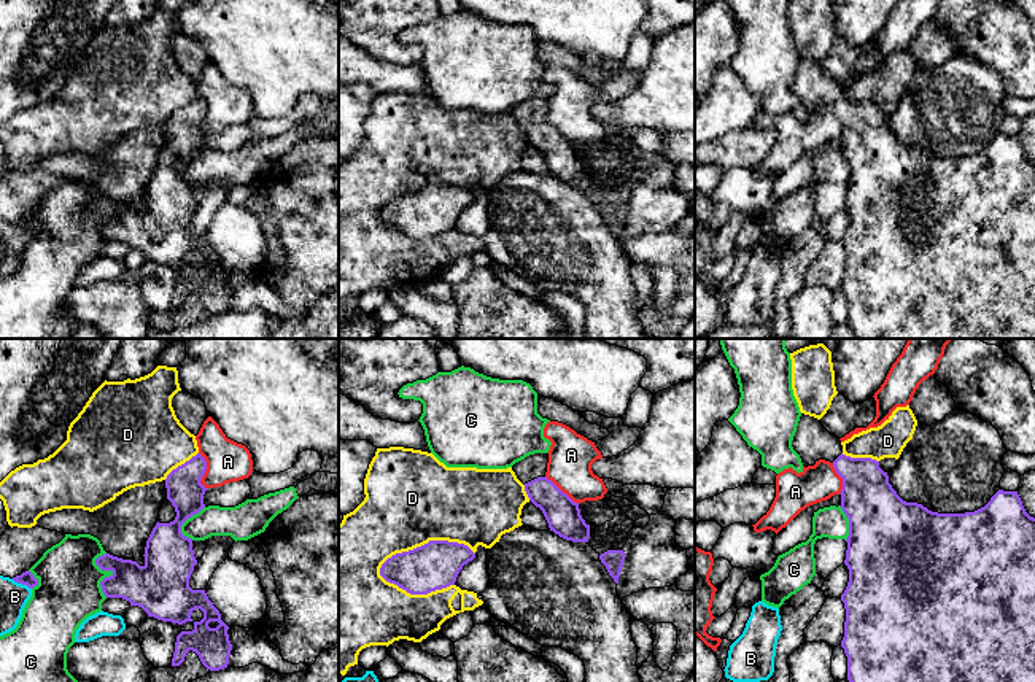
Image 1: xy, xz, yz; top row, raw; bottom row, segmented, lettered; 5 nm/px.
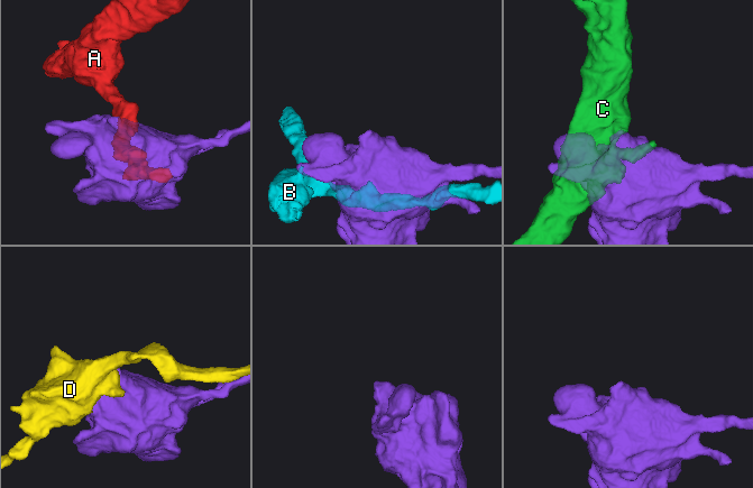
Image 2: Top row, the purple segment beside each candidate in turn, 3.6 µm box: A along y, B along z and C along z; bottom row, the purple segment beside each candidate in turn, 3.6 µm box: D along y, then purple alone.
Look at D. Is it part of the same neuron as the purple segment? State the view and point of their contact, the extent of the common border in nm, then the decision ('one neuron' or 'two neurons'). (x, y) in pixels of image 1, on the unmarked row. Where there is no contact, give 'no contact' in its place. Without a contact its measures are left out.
xz (425, 188) | 500 nm | two neurons

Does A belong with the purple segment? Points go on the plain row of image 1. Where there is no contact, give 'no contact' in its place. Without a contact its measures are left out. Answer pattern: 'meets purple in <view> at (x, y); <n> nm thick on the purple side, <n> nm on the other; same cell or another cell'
meets purple in xy at (205, 113); 180 nm thick on the purple side, 220 nm on the other; another cell

